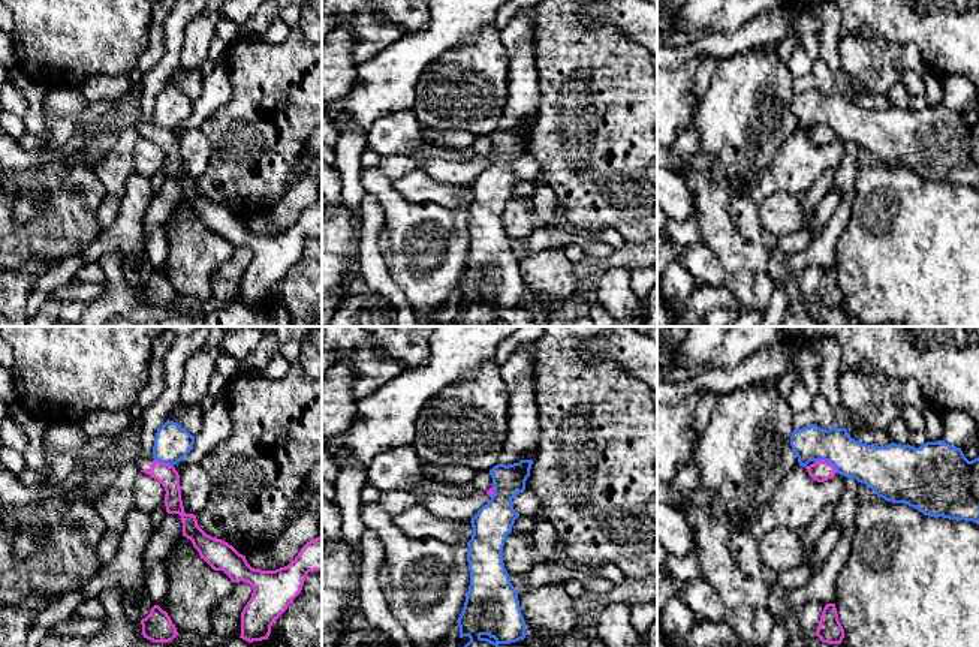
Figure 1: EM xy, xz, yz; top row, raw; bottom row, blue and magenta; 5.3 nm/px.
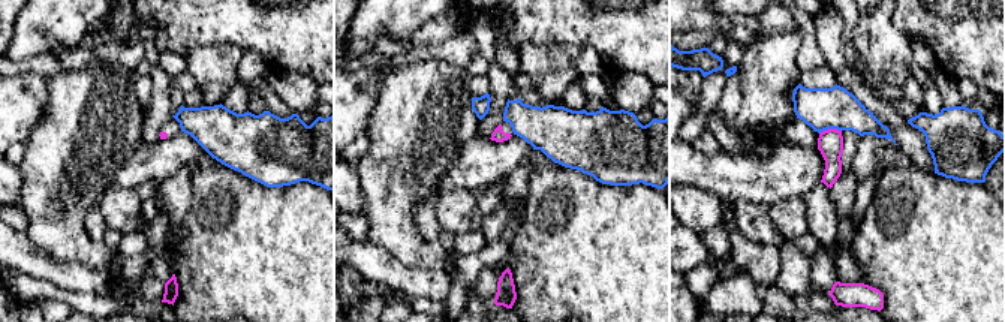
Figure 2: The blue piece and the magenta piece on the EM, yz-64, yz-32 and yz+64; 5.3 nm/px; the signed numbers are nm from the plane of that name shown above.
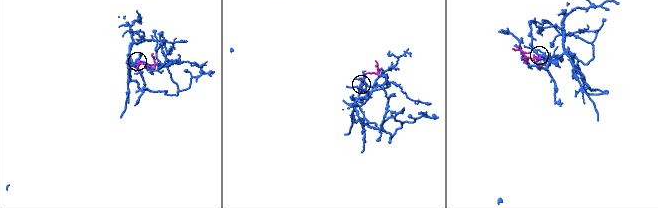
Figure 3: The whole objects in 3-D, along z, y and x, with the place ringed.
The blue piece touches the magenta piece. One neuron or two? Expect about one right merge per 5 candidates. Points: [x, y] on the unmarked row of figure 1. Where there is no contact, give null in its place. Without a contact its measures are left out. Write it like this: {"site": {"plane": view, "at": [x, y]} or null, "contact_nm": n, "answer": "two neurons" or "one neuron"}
{"site": {"plane": "yz", "at": [827, 125]}, "contact_nm": 140, "answer": "two neurons"}

